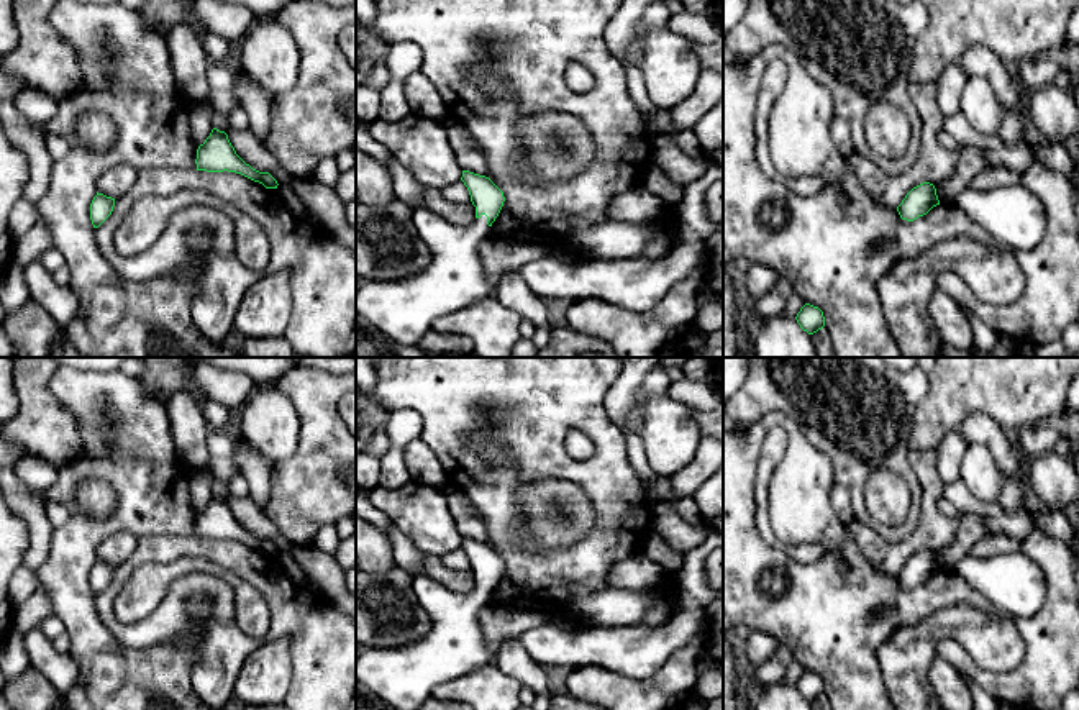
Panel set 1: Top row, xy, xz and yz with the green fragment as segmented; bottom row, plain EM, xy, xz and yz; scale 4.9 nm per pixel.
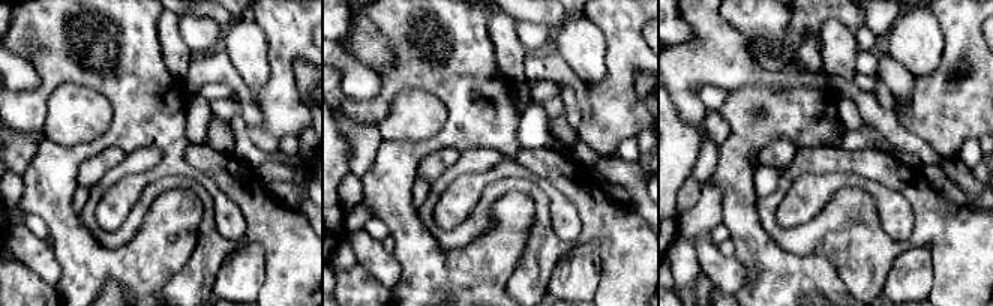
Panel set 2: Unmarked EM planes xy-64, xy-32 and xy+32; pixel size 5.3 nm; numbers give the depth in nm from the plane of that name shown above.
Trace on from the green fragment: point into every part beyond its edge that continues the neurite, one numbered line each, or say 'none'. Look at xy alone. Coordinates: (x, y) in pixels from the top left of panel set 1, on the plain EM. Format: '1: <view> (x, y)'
none

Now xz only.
1: xz (404, 676)

